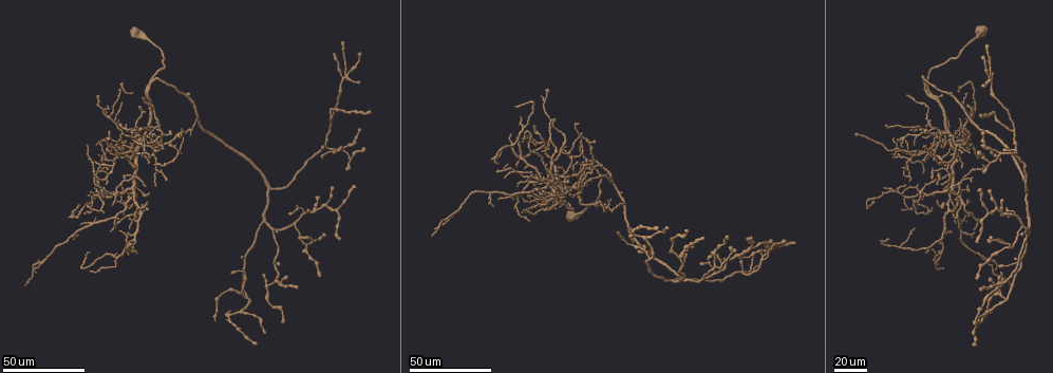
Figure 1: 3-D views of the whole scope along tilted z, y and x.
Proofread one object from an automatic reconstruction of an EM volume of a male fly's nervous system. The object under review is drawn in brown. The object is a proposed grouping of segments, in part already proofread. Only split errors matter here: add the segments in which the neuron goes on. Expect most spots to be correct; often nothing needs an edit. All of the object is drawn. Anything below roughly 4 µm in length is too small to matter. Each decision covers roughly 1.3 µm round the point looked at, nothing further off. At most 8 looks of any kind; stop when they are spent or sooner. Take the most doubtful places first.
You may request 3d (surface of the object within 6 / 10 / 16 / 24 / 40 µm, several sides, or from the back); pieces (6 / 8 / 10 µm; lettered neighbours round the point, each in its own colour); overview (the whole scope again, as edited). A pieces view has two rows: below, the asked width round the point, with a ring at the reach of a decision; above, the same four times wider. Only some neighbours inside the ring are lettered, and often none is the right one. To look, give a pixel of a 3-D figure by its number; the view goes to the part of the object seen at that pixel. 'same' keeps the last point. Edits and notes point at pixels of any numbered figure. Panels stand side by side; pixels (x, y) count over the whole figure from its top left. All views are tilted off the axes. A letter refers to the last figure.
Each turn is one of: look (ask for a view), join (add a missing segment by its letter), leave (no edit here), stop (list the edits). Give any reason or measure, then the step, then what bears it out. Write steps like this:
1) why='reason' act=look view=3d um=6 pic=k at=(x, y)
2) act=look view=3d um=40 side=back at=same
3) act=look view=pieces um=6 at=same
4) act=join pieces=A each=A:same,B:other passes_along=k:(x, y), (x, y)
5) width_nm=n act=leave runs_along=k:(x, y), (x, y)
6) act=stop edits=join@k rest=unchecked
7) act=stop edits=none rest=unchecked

why='long arm stops here' act=look view=3d um=40 pic=1 at=(943, 266)

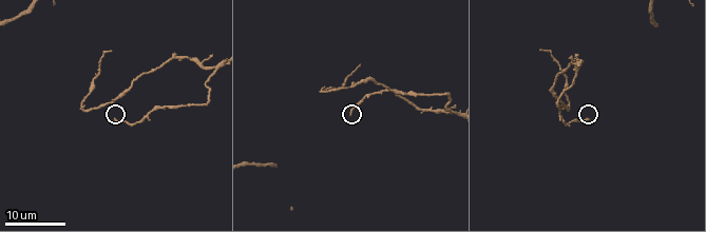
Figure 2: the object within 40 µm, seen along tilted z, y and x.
act=look view=pieces um=8 pic=2 at=(586, 119)

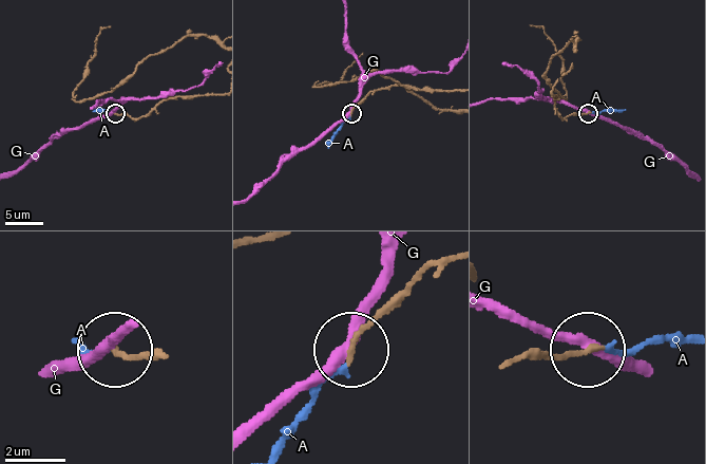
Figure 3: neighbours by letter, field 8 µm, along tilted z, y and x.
act=join pieces=A each=A:same,G:other passes_along=3:(413, 284), (326, 379), (285, 447) found='the neuron continues'

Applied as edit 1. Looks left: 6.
why='an open end' act=look view=3d um=40 pic=1 at=(182, 152)

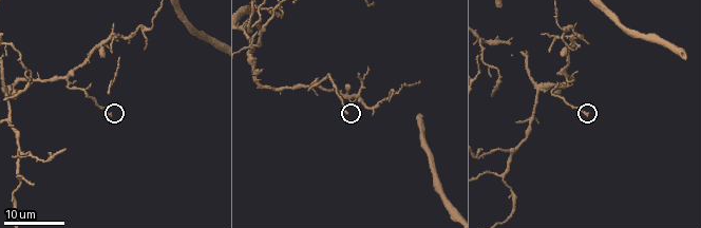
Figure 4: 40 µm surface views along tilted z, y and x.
act=look view=pieces um=6 pic=4 at=(346, 115)

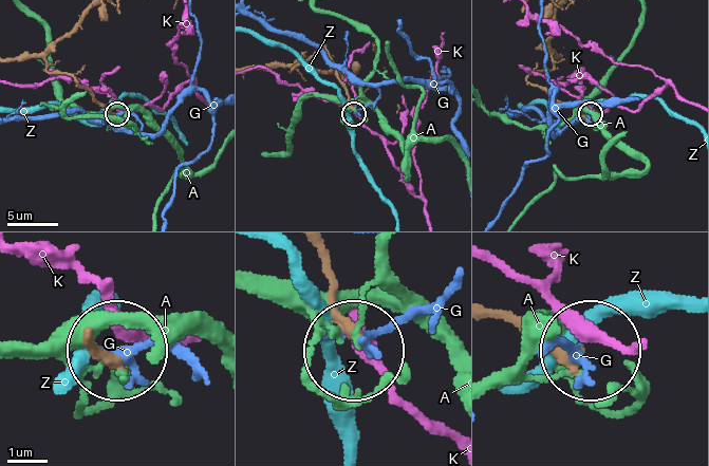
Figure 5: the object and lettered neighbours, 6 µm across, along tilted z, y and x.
act=leave each=A:other,G:other,K:other,Z:other found='none of them fits'

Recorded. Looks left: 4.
act=look view=3d um=24 pic=1 at=(967, 185)

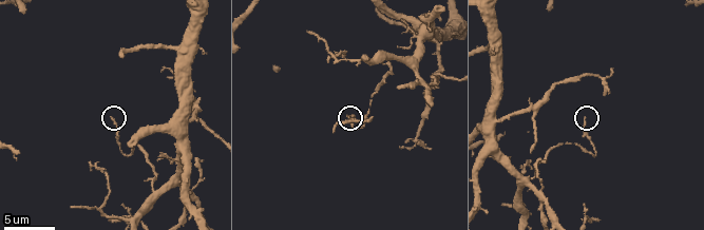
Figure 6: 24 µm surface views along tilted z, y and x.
why='what lies round it' act=look view=pieces um=8 pic=6 at=(113, 120)

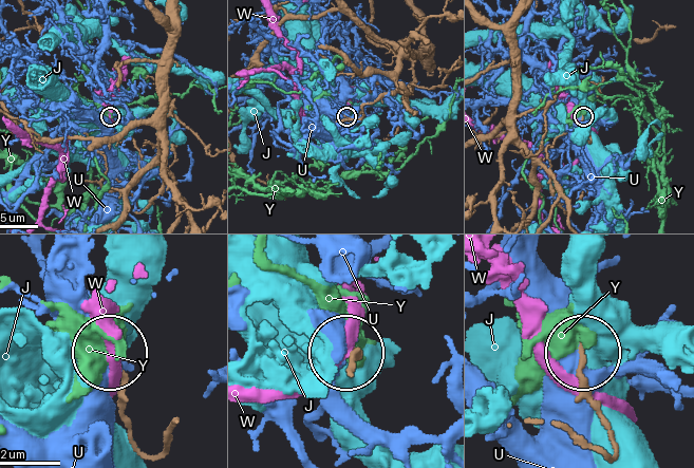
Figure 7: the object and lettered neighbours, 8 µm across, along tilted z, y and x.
width_nm=160 act=leave each=J:other,U:other,W:other,Y:other found='none of them fits'

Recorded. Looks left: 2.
why='an open end' act=look view=3d um=24 pic=1 at=(974, 233)

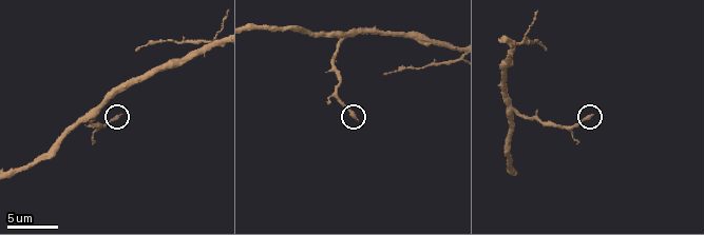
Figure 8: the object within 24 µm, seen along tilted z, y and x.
why='what lies round it' act=look view=pieces um=8 pic=8 at=(590, 116)

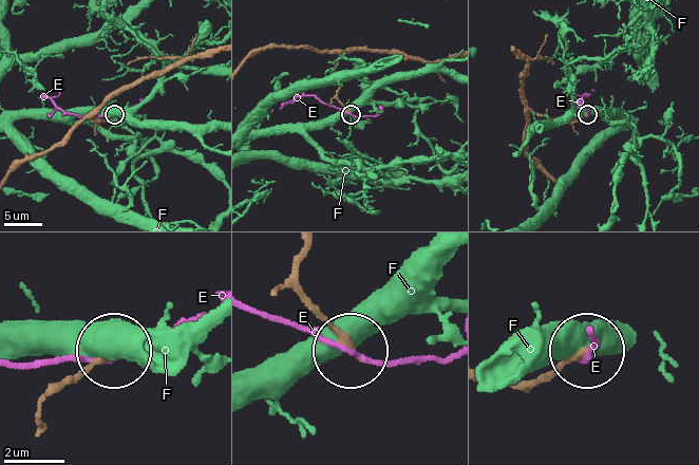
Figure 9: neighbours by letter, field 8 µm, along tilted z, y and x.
act=leave each=E:other,F:other runs_along=9:(301, 254), (301, 300), (348, 350) found='none of them fits'

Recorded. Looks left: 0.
act=stop edits=join@3 rest=unchecked

